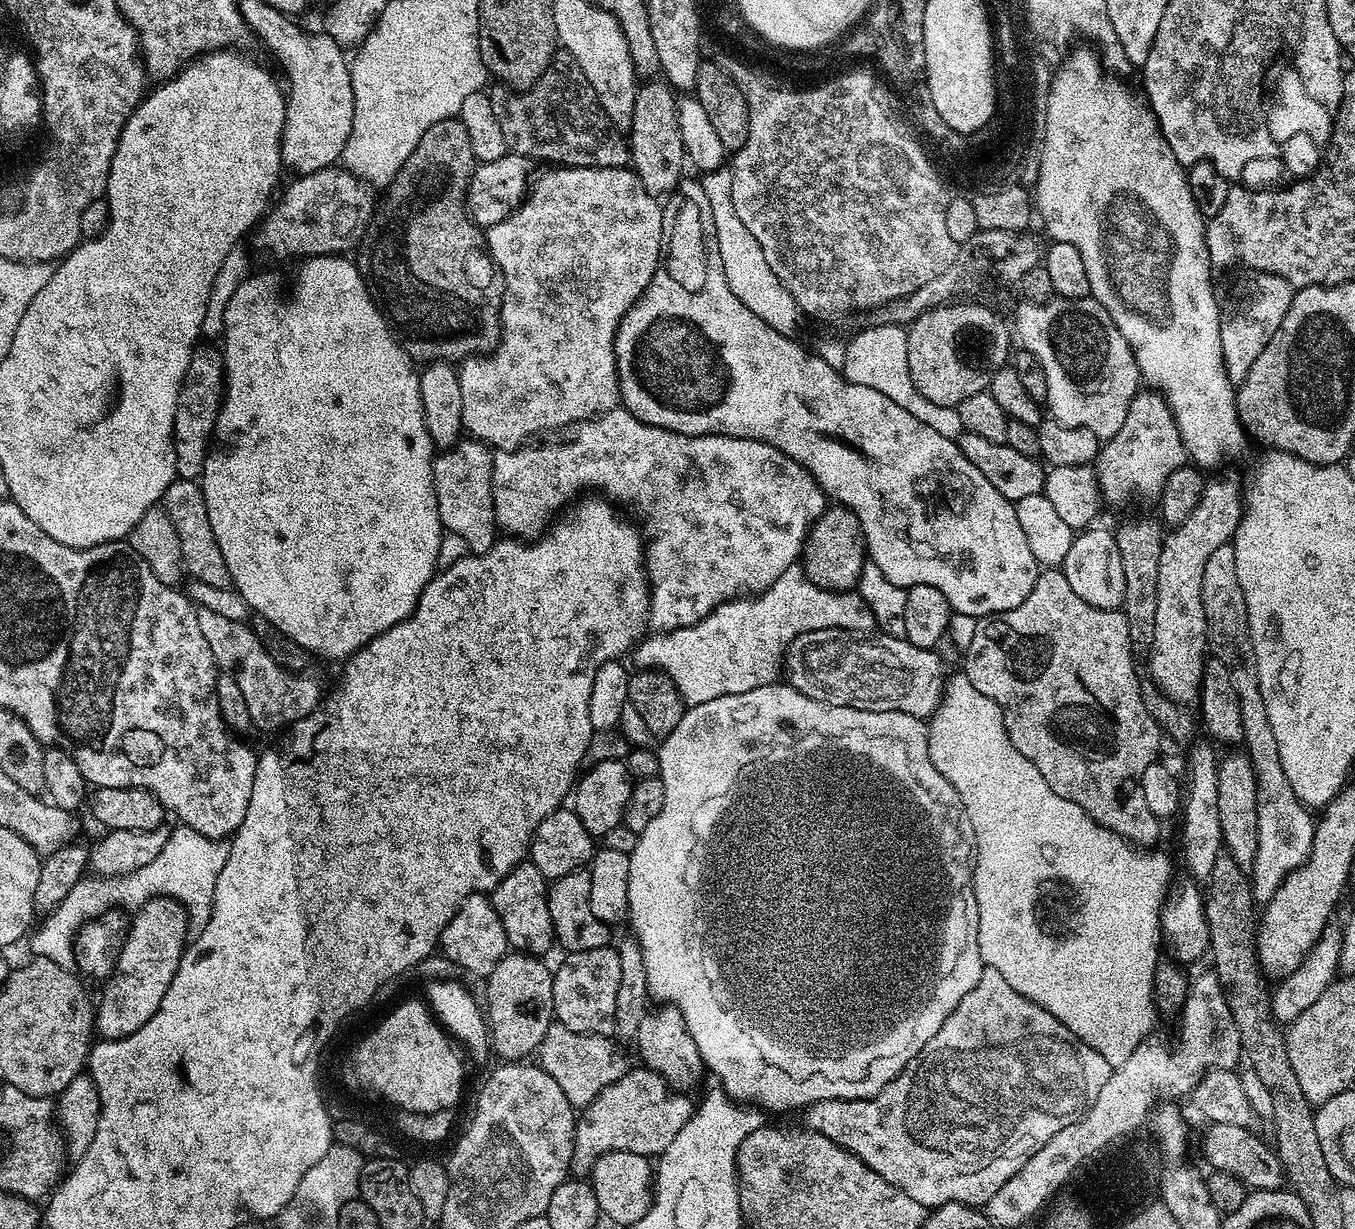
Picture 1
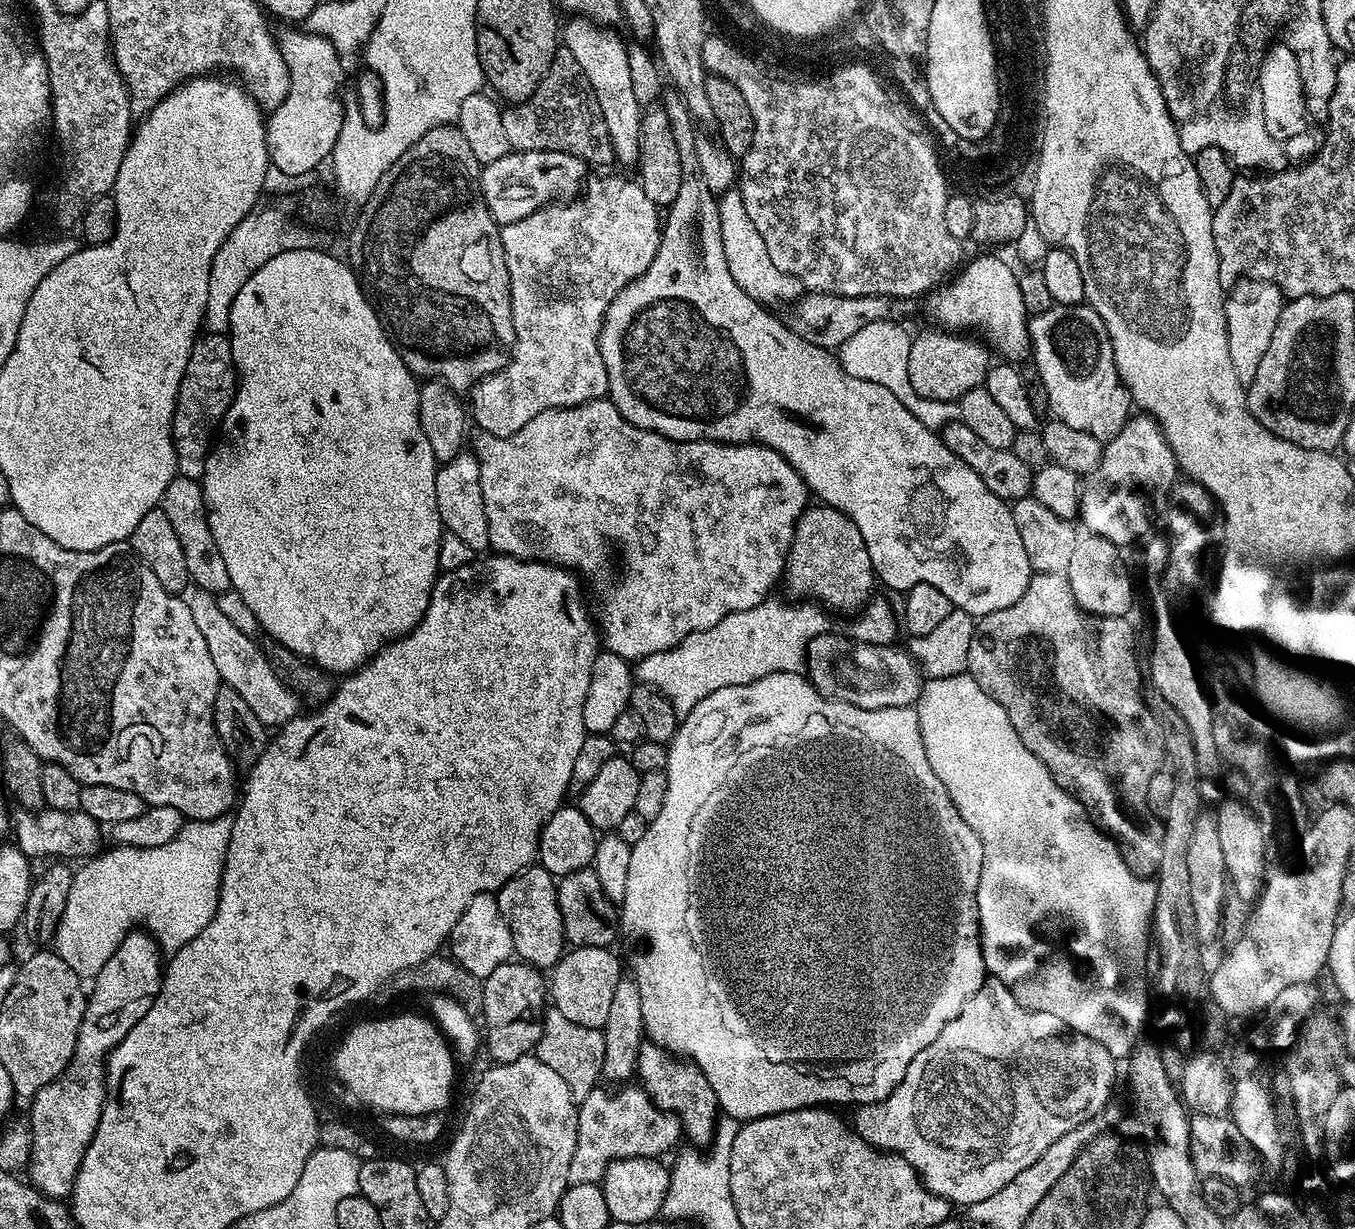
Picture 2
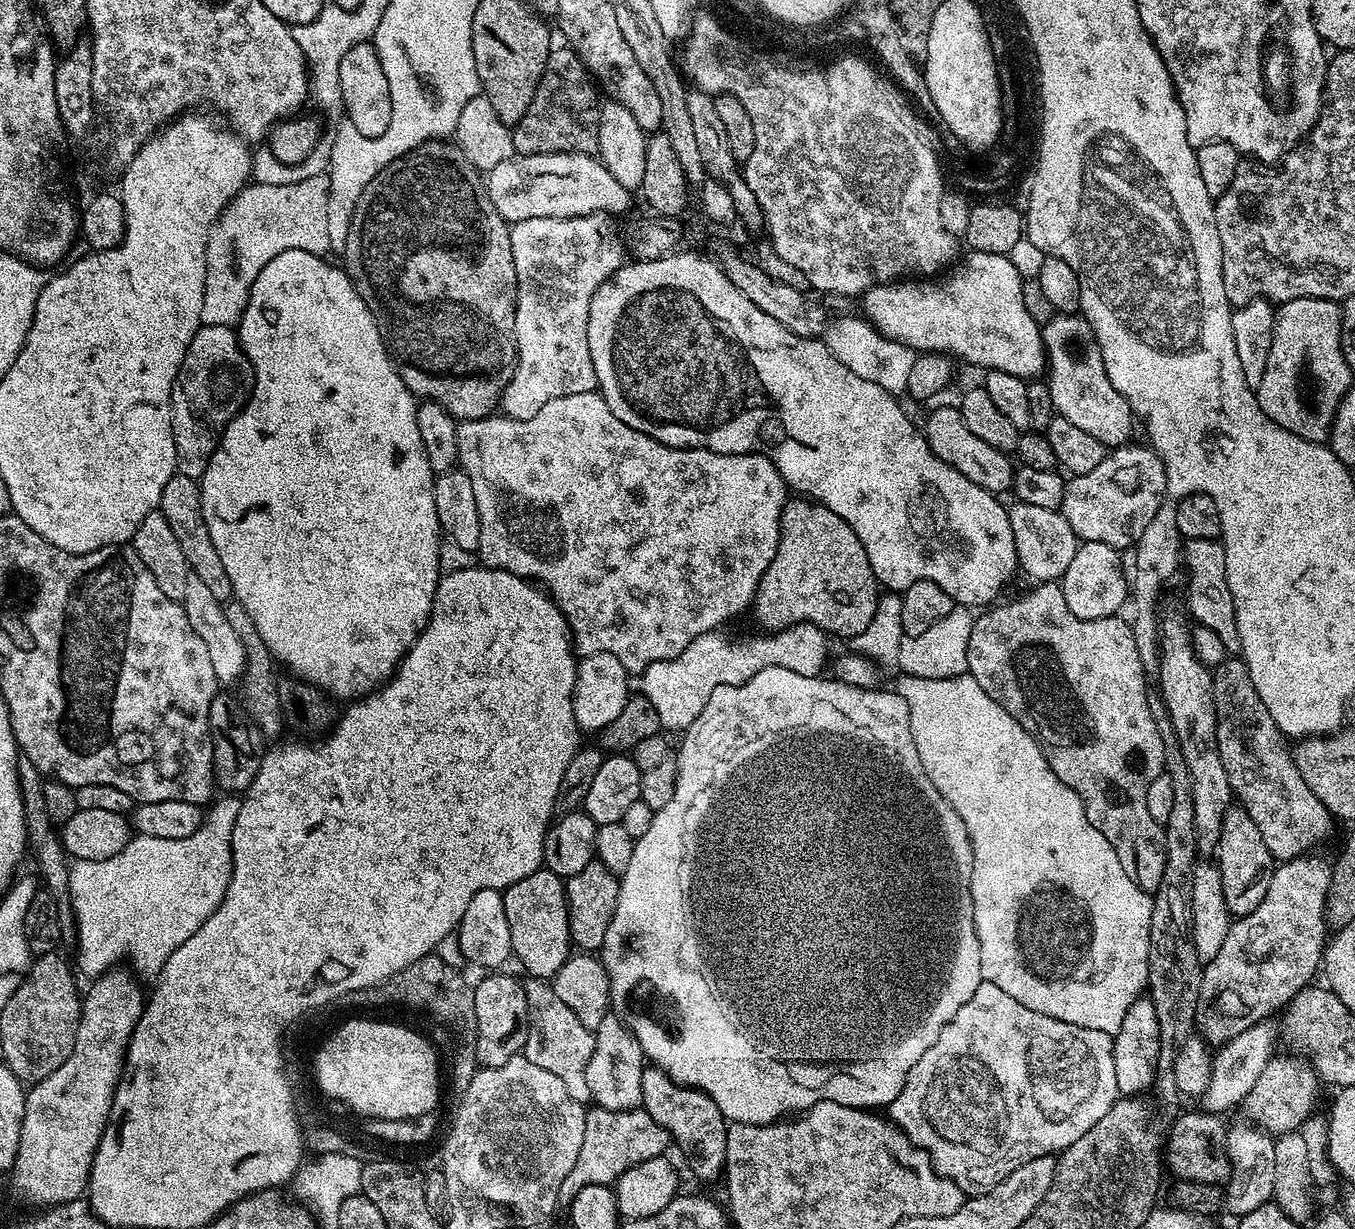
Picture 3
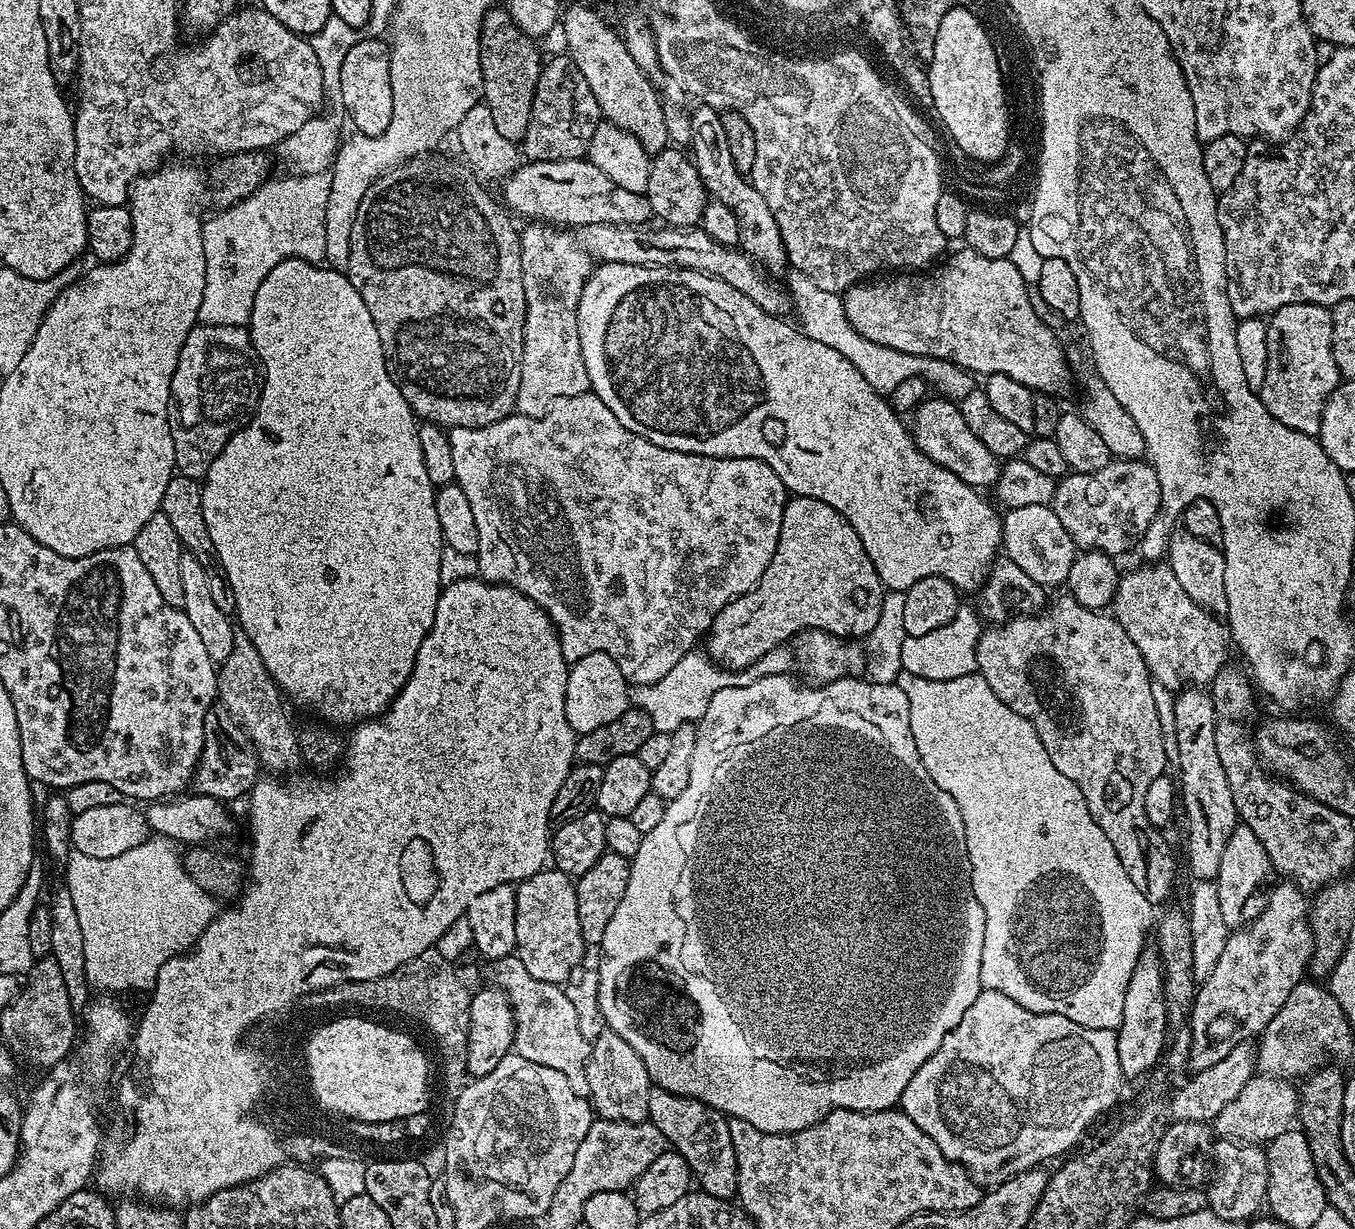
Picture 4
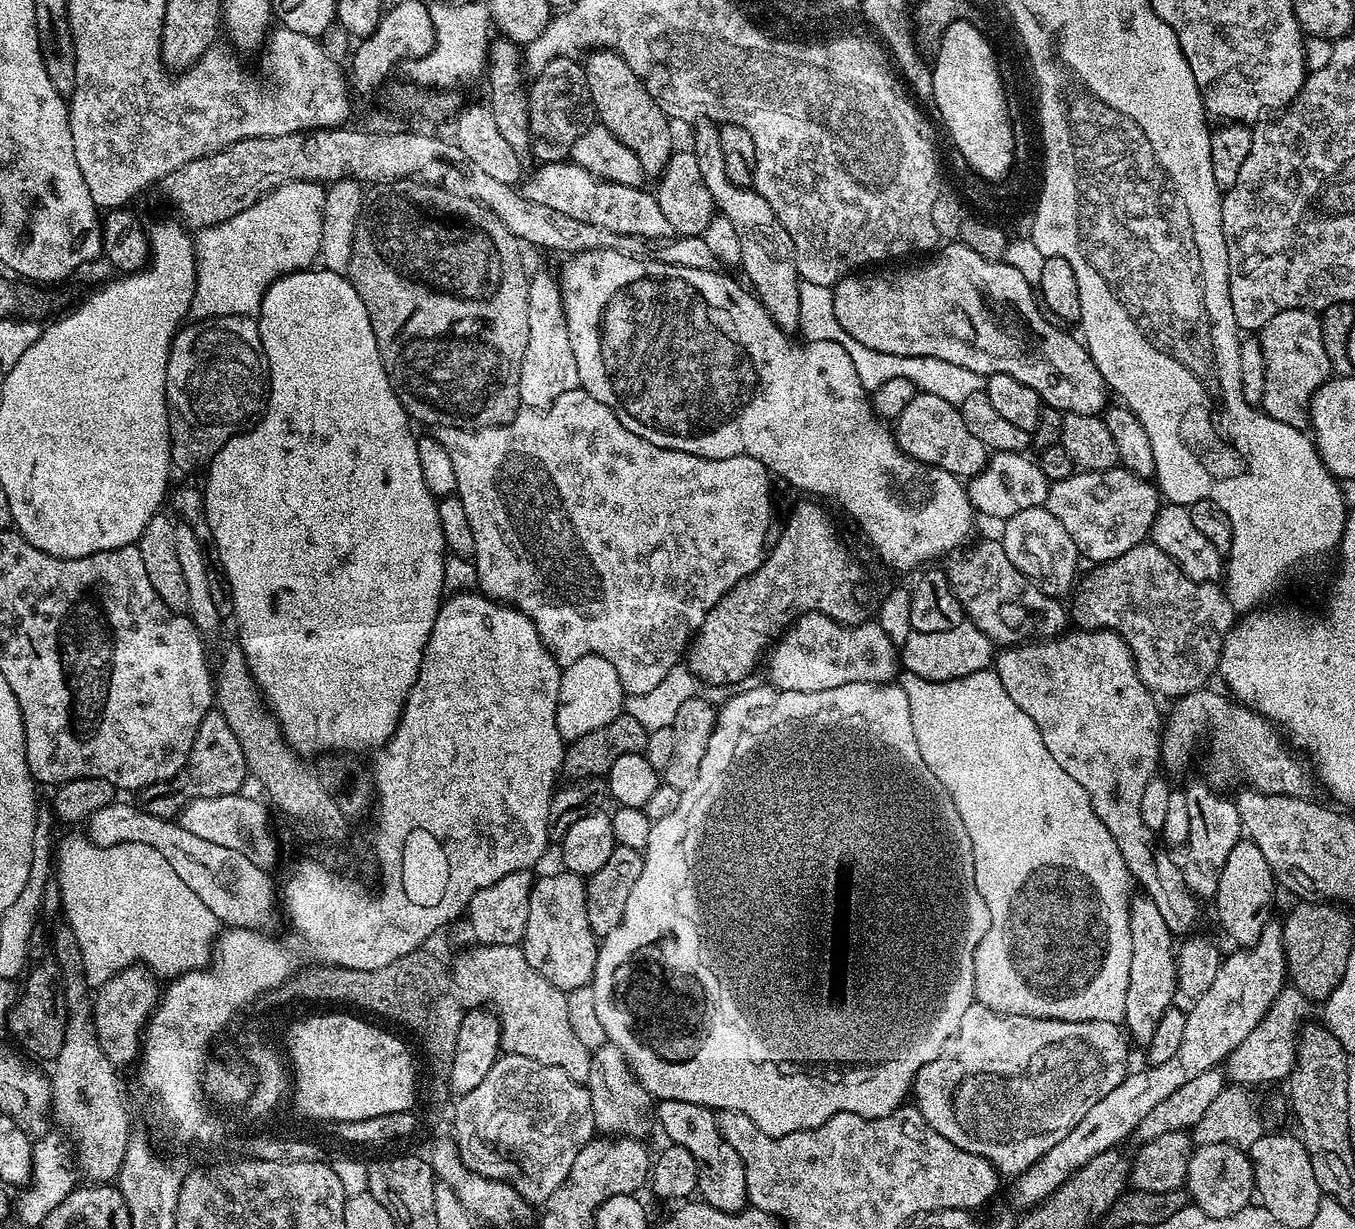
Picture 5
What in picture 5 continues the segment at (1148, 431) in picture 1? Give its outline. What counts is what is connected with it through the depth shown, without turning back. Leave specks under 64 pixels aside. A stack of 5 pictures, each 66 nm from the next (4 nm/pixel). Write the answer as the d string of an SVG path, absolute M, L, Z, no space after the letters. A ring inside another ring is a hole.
M1123 466L1106 472L1073 471L1070 478L1054 480L1048 486L1047 509L1074 538L1074 546L1085 561L1104 564L1145 543L1152 531L1162 497L1153 481L1136 476Z

